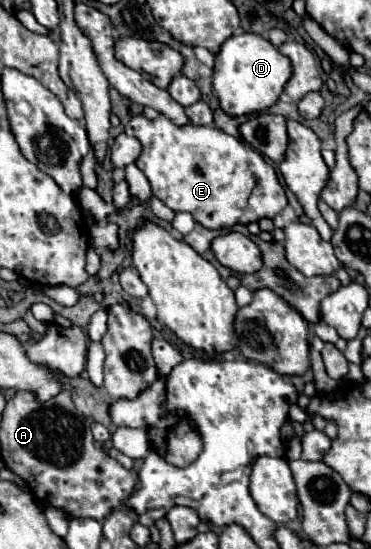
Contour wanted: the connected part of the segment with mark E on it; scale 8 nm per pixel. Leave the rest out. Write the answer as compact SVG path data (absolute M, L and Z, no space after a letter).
M137 114L125 126L125 134L135 136L143 146L141 156L135 164L147 176L153 196L175 212L189 212L193 220L199 222L203 228L217 230L217 228L231 228L239 222L251 224L261 218L273 218L287 206L283 186L279 184L273 166L267 164L267 160L259 152L255 152L241 140L217 130L215 126L195 126L195 124L177 126L173 120L169 120L163 114L159 114L155 120Z

